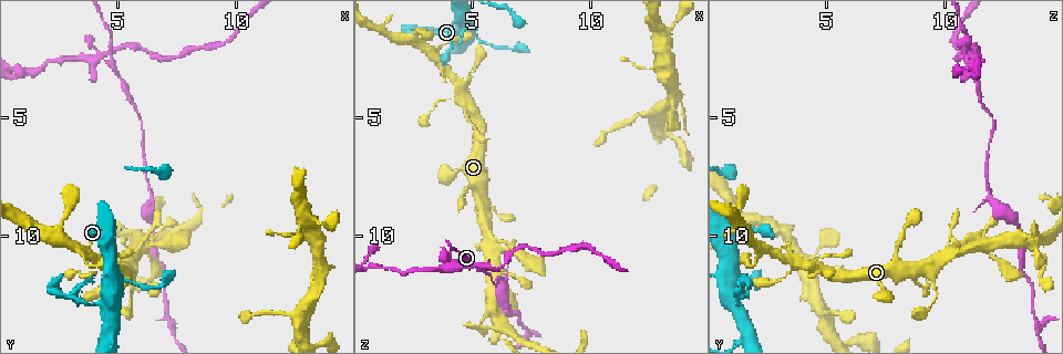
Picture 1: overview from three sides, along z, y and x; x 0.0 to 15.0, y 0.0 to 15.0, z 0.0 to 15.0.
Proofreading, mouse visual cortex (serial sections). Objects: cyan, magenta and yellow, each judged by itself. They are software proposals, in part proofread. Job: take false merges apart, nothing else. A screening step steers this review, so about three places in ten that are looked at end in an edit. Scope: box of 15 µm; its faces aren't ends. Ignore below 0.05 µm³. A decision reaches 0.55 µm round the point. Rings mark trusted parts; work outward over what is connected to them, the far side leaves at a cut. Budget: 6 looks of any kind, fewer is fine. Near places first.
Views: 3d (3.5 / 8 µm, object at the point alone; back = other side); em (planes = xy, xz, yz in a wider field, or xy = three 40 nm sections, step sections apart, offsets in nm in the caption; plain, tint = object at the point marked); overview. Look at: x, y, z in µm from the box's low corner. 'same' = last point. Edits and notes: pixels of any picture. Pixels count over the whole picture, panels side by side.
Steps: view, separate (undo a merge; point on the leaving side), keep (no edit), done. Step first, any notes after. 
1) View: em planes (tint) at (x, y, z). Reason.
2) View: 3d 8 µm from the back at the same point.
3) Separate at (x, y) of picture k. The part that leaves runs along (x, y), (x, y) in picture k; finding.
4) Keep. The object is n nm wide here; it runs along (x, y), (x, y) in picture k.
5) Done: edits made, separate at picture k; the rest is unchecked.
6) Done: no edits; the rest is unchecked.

View: 3d 3.5 µm at (3.1, 12.6, 1.2). Sharp bend.

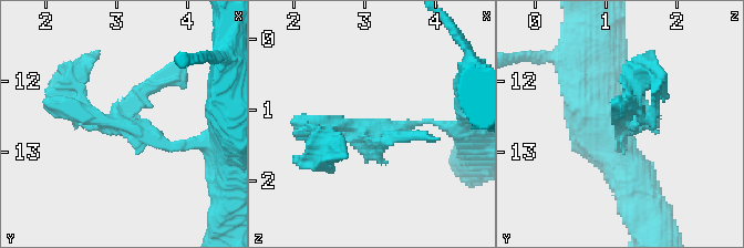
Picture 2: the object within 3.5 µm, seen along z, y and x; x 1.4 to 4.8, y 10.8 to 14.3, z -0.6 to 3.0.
View: em xy step 3 (tint) at (3.05, 12.60, 1.25).

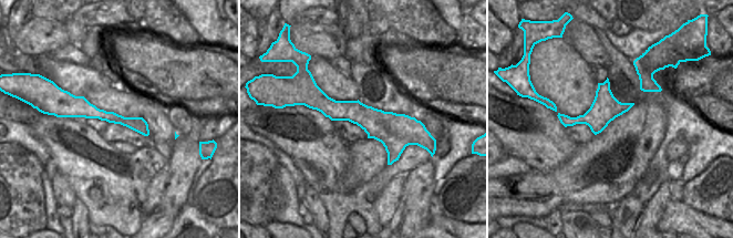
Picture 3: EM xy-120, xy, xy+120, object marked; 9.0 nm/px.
Keep. All the same cell.

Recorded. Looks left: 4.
View: em xy step 1 (tint) at (7.2, 13.9, 14.0). Abrupt turn.

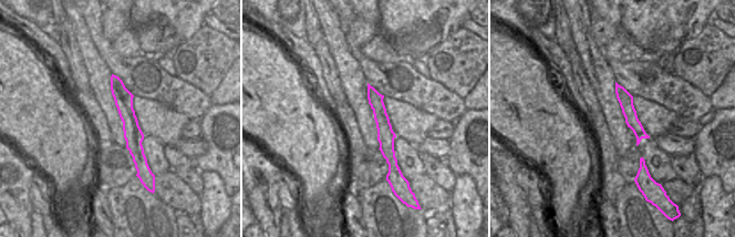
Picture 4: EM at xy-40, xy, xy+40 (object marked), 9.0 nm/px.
View: 3d 3.5 µm at the same point. See where the arms go.

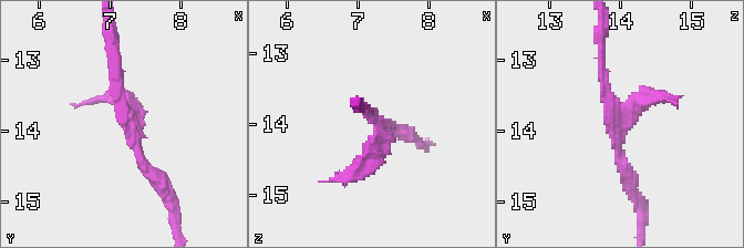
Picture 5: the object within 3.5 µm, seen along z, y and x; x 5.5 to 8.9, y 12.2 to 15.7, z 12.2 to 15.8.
Separate at (360, 158) of picture 5. A border runs along (127, 91), (126, 109), (136, 121) in picture 4; a second cell is stuck on.

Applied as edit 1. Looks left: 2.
Done: edits made, separate at picture 5; the rest is unchecked.

